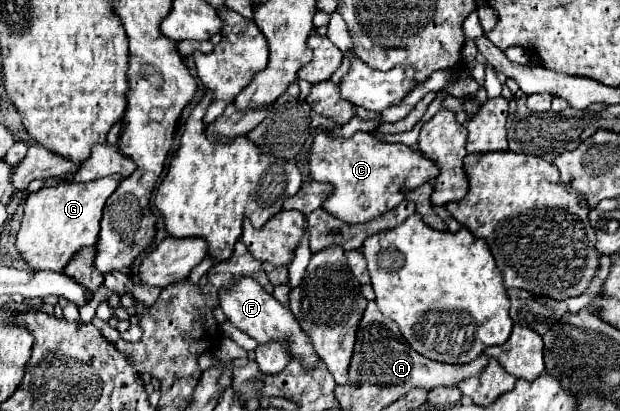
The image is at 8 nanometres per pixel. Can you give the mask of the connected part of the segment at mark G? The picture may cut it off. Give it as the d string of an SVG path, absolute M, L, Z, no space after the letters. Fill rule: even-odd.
M108 175L90 183L76 183L74 179L64 179L58 185L42 187L26 197L22 227L18 231L16 247L20 255L36 271L62 271L70 257L80 247L90 247L98 239L100 219L106 199L116 191L124 177Z

